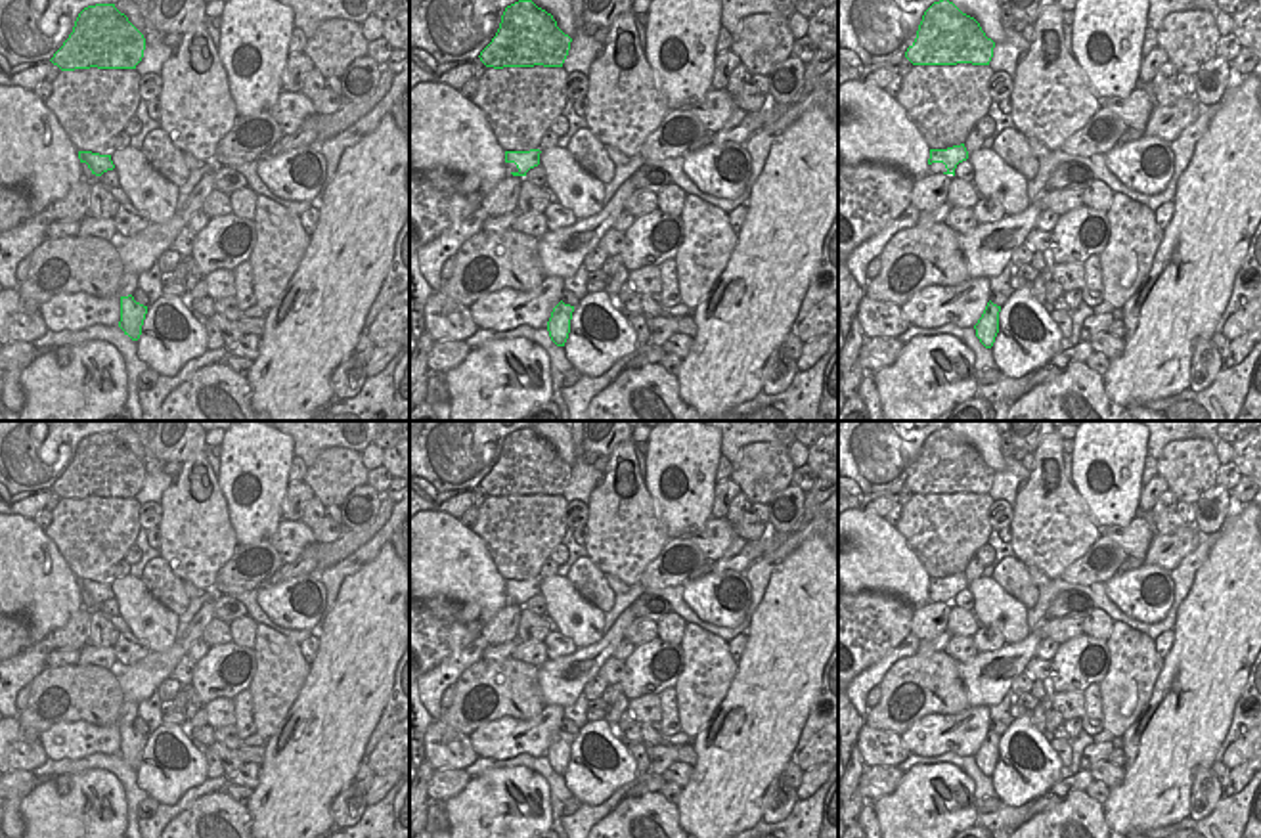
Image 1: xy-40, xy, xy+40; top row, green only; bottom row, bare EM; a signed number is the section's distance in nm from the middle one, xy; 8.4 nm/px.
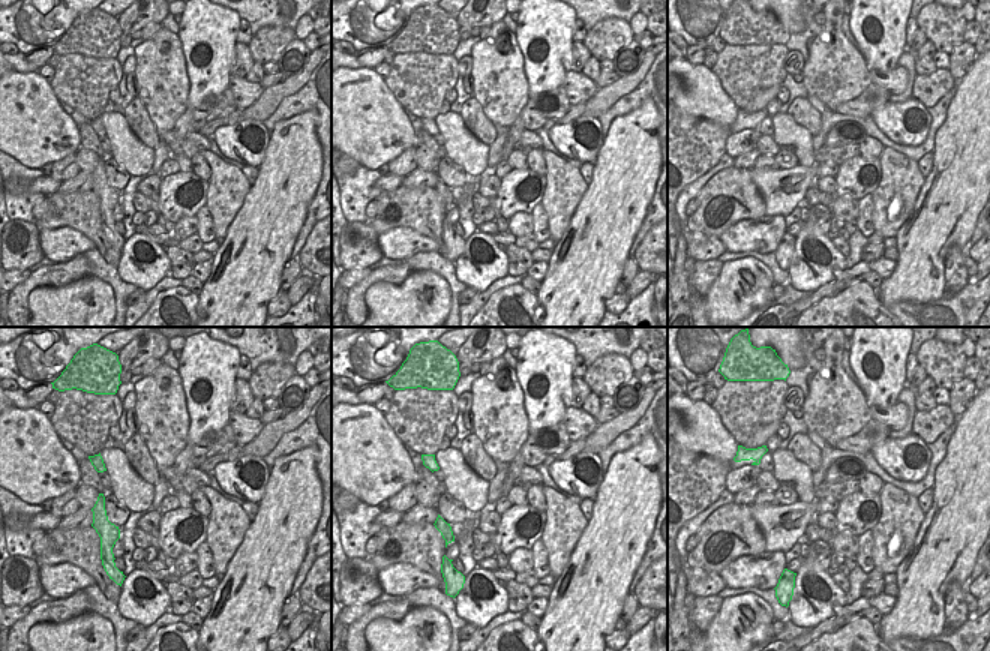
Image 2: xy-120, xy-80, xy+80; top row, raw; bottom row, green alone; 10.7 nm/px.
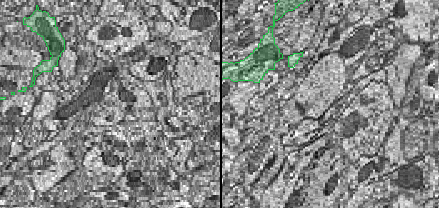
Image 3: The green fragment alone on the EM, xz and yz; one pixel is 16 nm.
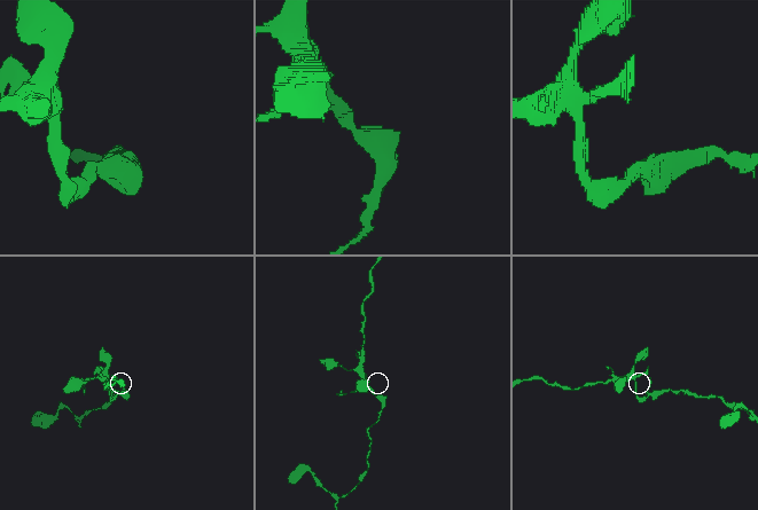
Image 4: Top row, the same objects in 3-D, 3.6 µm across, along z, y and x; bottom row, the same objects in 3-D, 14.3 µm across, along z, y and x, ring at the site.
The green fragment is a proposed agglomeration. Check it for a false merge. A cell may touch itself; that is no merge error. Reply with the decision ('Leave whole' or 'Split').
Split.

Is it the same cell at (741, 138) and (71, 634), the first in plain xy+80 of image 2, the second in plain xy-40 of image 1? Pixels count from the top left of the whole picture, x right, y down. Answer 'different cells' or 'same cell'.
same cell

